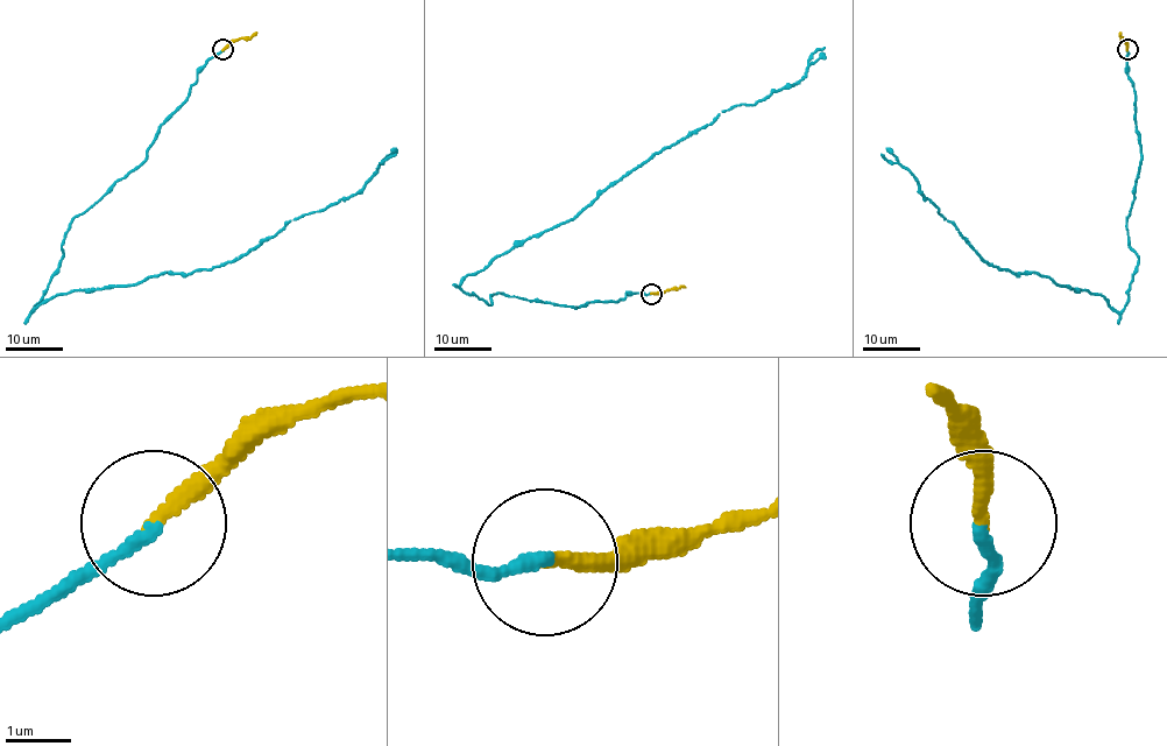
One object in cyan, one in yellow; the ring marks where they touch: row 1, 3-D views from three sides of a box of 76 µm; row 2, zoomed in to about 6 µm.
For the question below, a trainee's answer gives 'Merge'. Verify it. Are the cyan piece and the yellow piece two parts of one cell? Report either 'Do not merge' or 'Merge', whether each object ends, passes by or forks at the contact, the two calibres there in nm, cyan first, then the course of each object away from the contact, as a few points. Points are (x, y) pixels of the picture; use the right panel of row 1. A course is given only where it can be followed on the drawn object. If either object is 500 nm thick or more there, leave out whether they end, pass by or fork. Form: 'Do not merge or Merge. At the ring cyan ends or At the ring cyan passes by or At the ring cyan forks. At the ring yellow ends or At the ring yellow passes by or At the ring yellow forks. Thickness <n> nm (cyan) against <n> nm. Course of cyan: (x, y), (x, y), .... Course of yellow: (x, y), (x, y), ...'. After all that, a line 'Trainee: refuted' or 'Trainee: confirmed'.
Merge. At the ring cyan ends. At the ring yellow ends. Thickness 190 nm (cyan) against 240 nm. Course of cyan: (1127, 49), (1140, 150), (1127, 245), (1139, 259), (1116, 312), (1089, 290), (991, 266), (881, 153). Course of yellow: (1127, 49), (1120, 32)
Trainee: confirmed

